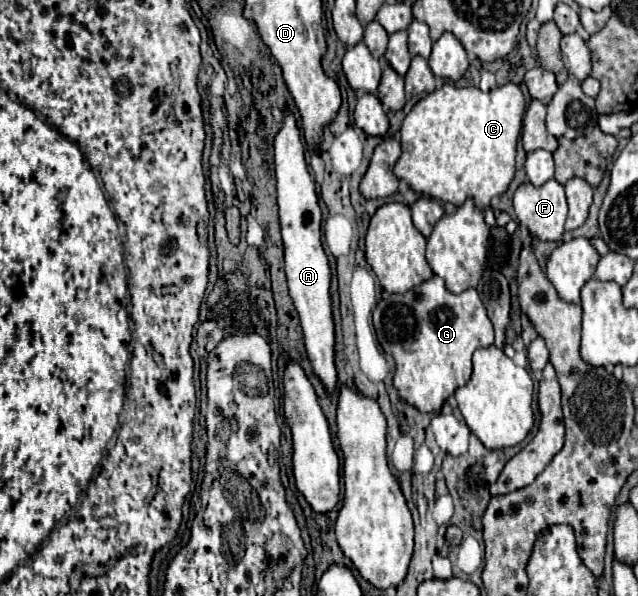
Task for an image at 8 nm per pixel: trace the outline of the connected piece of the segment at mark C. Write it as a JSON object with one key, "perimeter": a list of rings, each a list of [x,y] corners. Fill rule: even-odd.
{"perimeter":[[[446,82],[440,90],[434,90],[420,98],[404,118],[400,130],[402,154],[394,166],[394,174],[406,180],[410,188],[420,196],[450,202],[454,206],[464,204],[466,198],[472,198],[478,208],[486,208],[494,196],[500,196],[508,190],[508,184],[514,178],[516,144],[522,128],[524,110],[526,102],[522,90],[512,82],[490,92],[482,92],[476,86],[454,88]]]}

